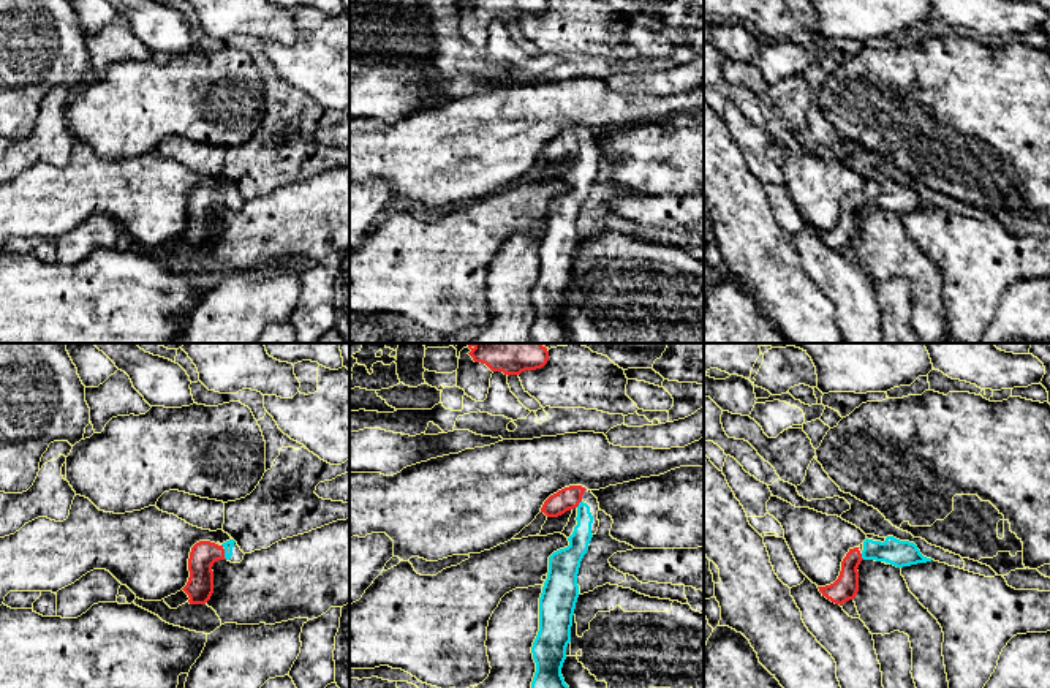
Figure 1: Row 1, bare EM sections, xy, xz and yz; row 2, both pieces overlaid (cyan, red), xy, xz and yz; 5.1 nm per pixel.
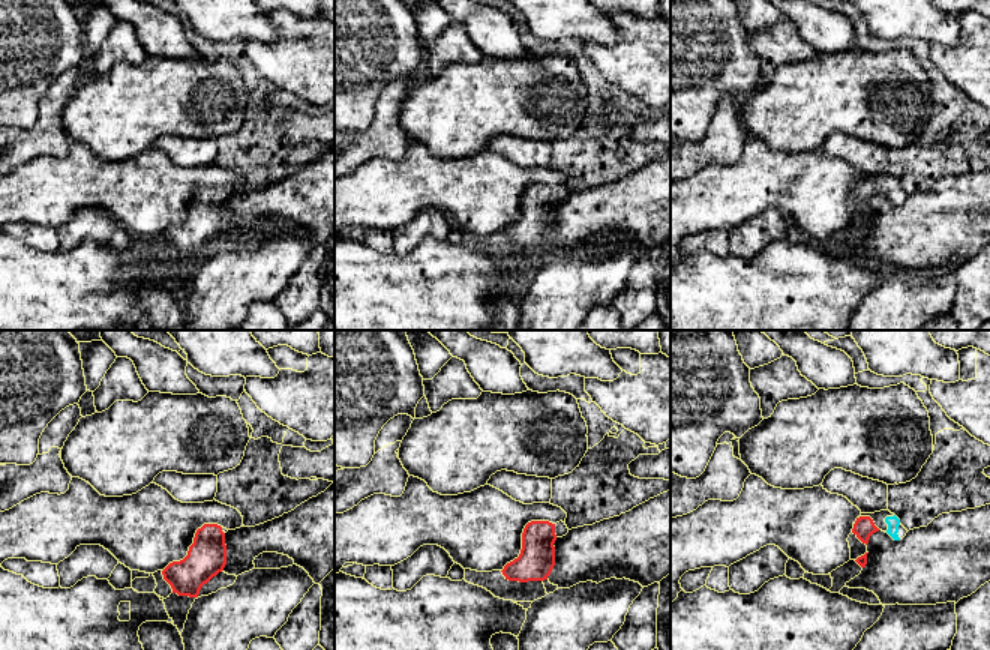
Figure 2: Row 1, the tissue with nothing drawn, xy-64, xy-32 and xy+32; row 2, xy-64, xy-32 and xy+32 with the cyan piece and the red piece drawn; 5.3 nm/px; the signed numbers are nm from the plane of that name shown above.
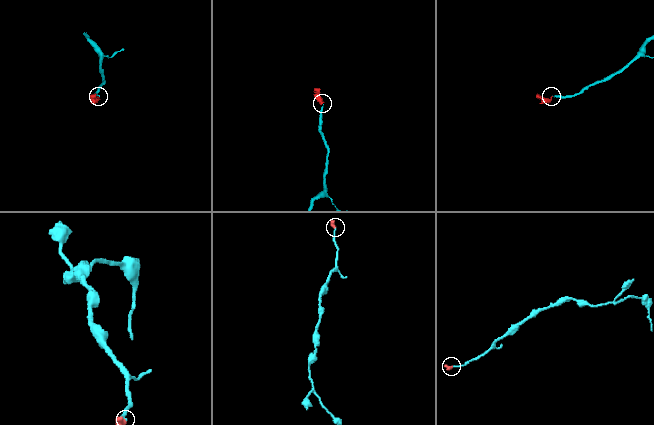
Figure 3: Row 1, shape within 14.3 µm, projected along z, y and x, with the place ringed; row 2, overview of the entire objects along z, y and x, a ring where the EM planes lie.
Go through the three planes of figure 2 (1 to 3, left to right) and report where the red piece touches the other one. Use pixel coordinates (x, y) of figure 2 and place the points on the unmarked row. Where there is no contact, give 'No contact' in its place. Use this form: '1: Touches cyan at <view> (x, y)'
1: No contact
2: No contact
3: No contact

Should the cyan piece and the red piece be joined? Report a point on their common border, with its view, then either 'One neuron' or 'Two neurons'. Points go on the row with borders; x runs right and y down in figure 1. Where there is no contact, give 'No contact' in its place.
Touches cyan at xy (225, 554). One neuron

